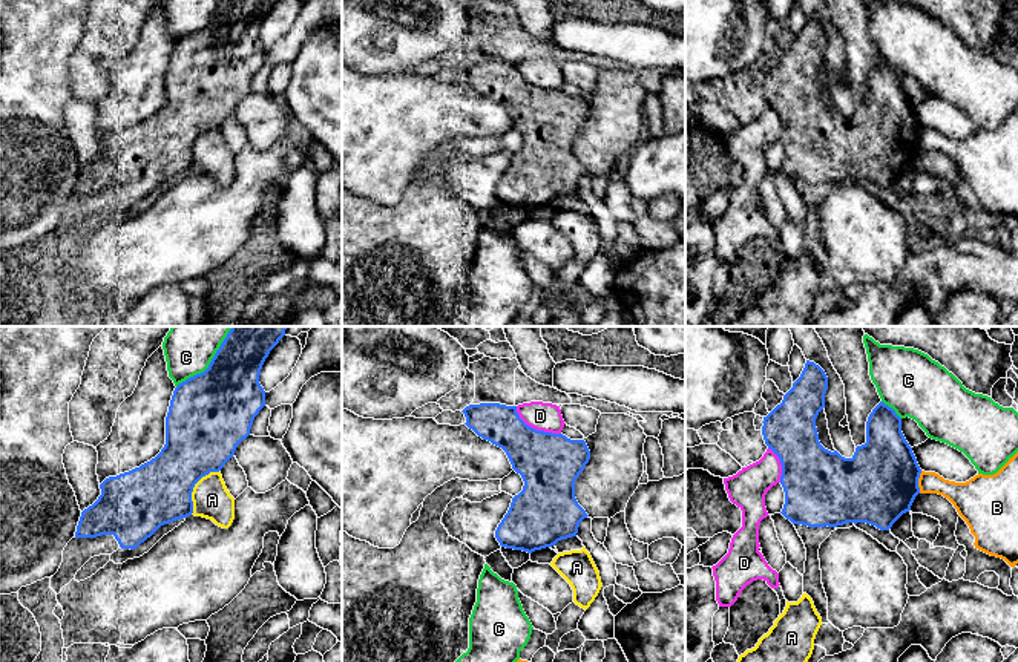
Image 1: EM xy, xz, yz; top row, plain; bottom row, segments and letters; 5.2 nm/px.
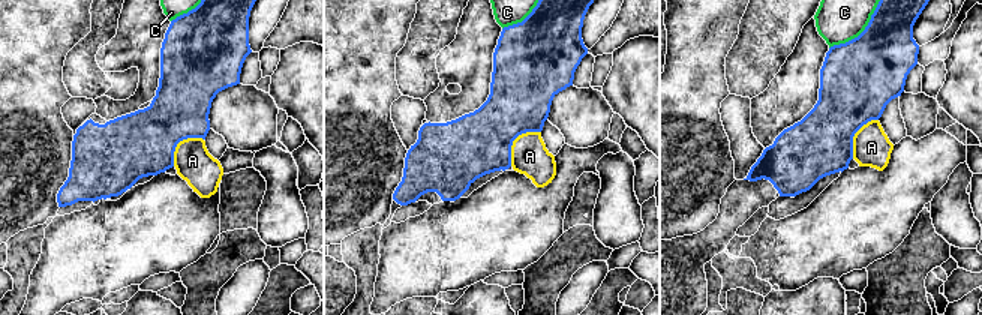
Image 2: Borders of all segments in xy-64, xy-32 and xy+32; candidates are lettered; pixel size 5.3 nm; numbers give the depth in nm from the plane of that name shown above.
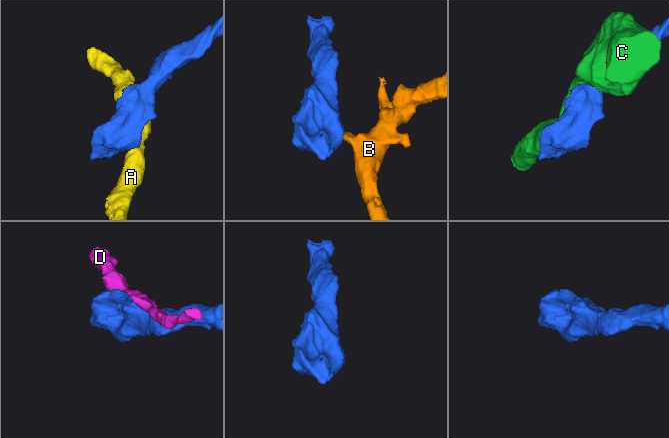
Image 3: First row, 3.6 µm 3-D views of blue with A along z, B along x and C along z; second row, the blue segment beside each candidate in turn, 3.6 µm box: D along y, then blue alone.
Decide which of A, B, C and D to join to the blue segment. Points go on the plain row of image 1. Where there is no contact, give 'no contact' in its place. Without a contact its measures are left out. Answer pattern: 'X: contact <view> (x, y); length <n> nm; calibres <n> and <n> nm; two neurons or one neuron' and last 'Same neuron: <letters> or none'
A: contact xy (193, 143); length 280 nm; calibres 360 and 200 nm; two neurons
B: contact yz (917, 138); length 120 nm; calibres 400 and 140 nm; two neurons
C: contact xy (204, 28); length 340 nm; calibres 420 and 190 nm; two neurons
D: contact xz (535, 86); length 280 nm; calibres 320 and 150 nm; two neurons
Same neuron: none

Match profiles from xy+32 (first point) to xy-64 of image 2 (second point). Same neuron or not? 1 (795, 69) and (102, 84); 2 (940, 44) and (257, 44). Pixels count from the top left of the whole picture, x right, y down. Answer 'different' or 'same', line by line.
1: different
2: different

